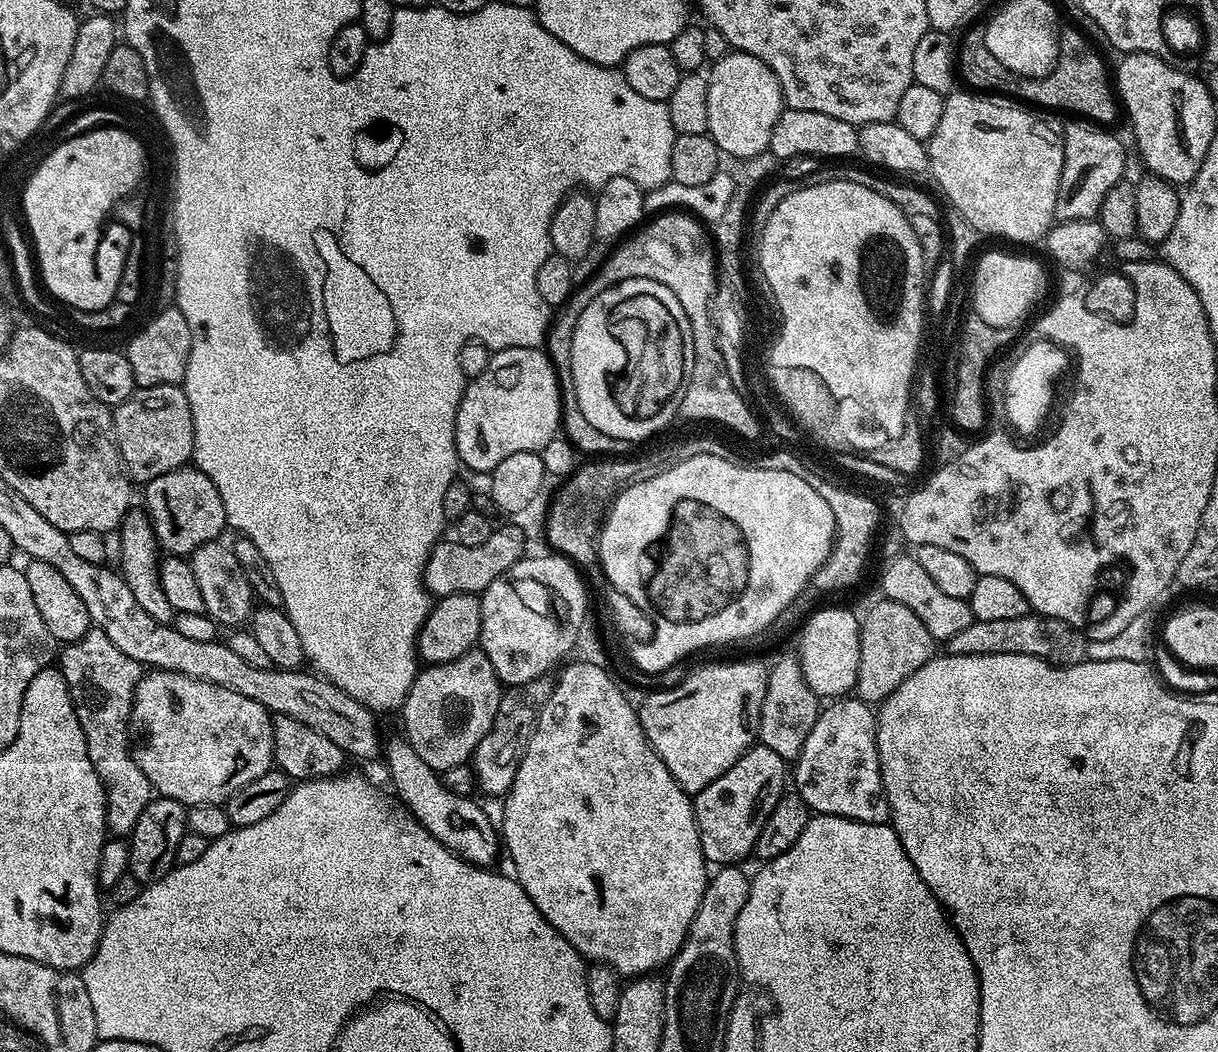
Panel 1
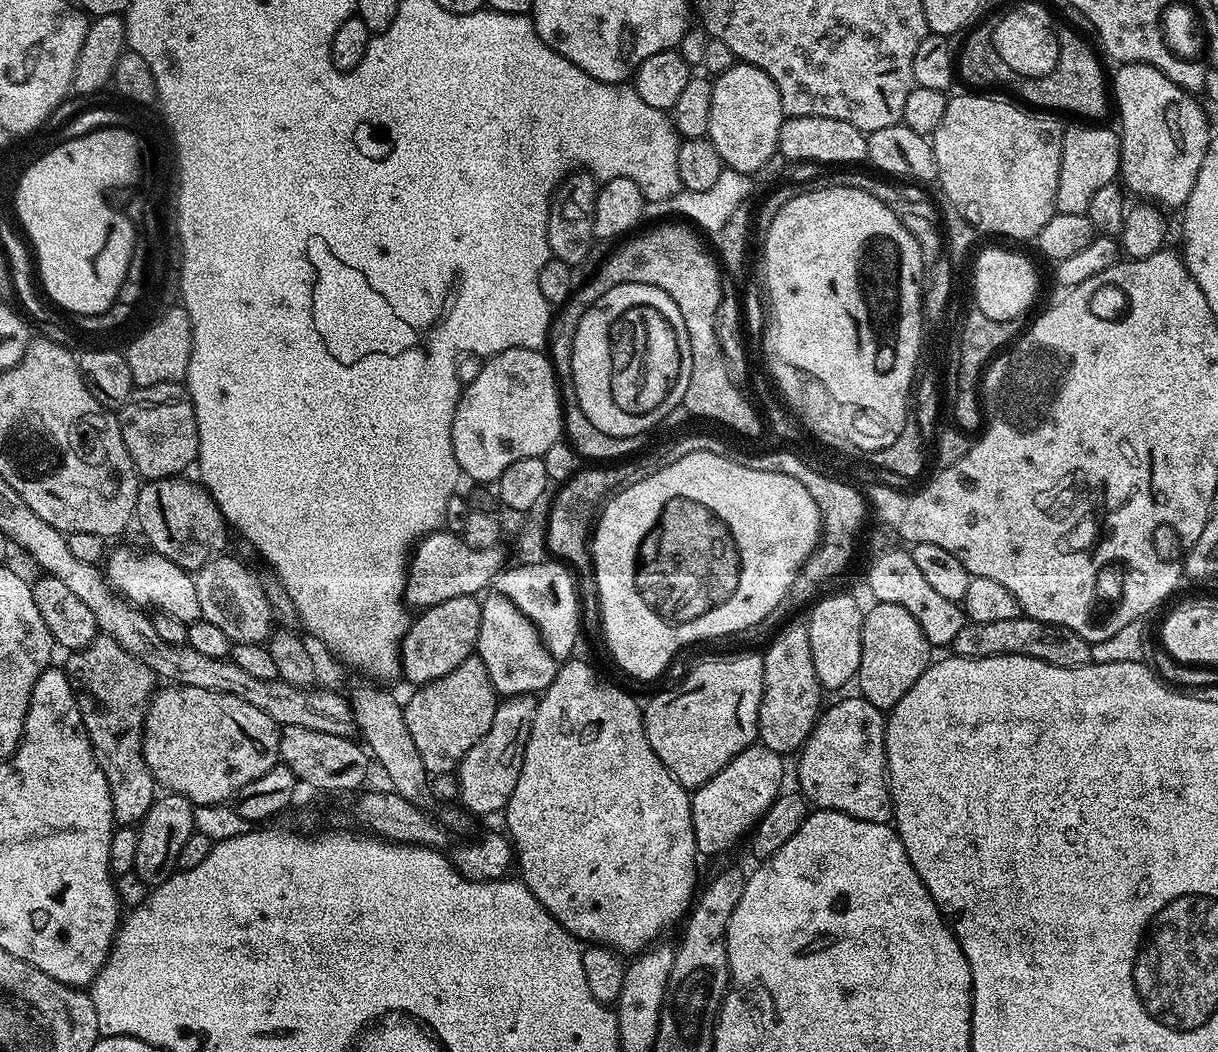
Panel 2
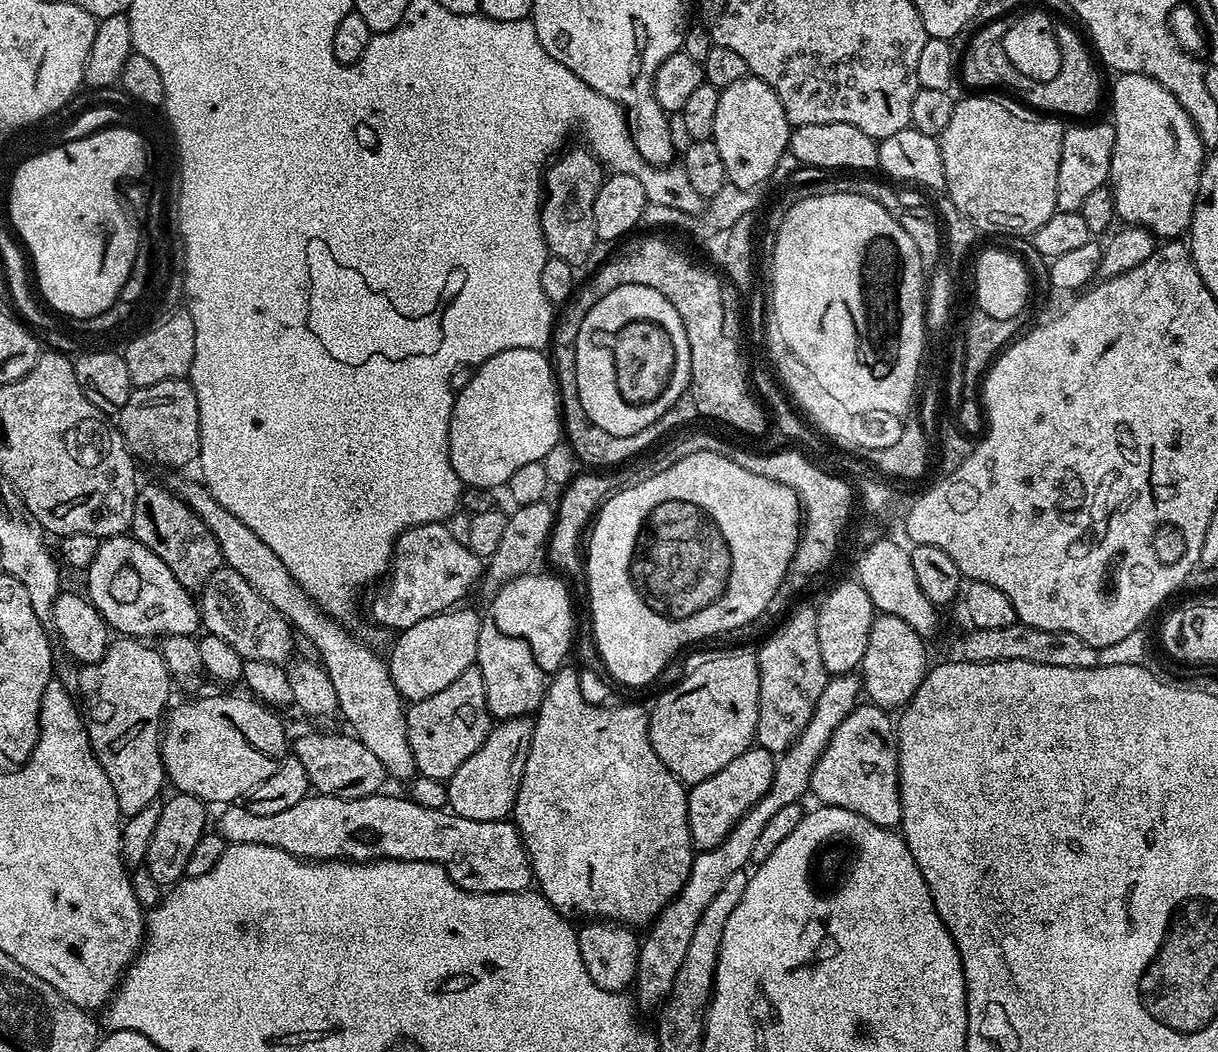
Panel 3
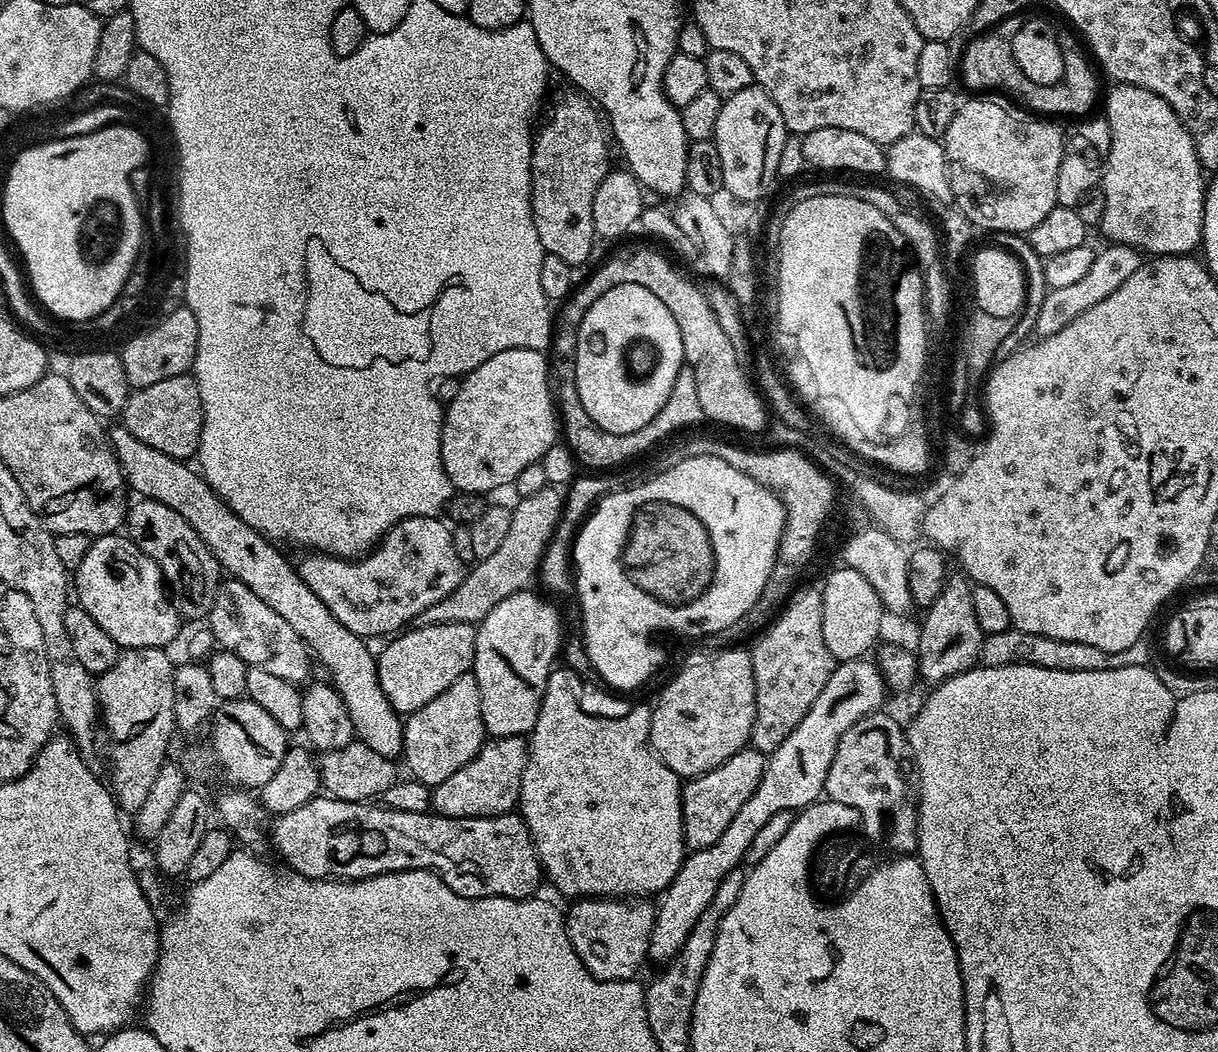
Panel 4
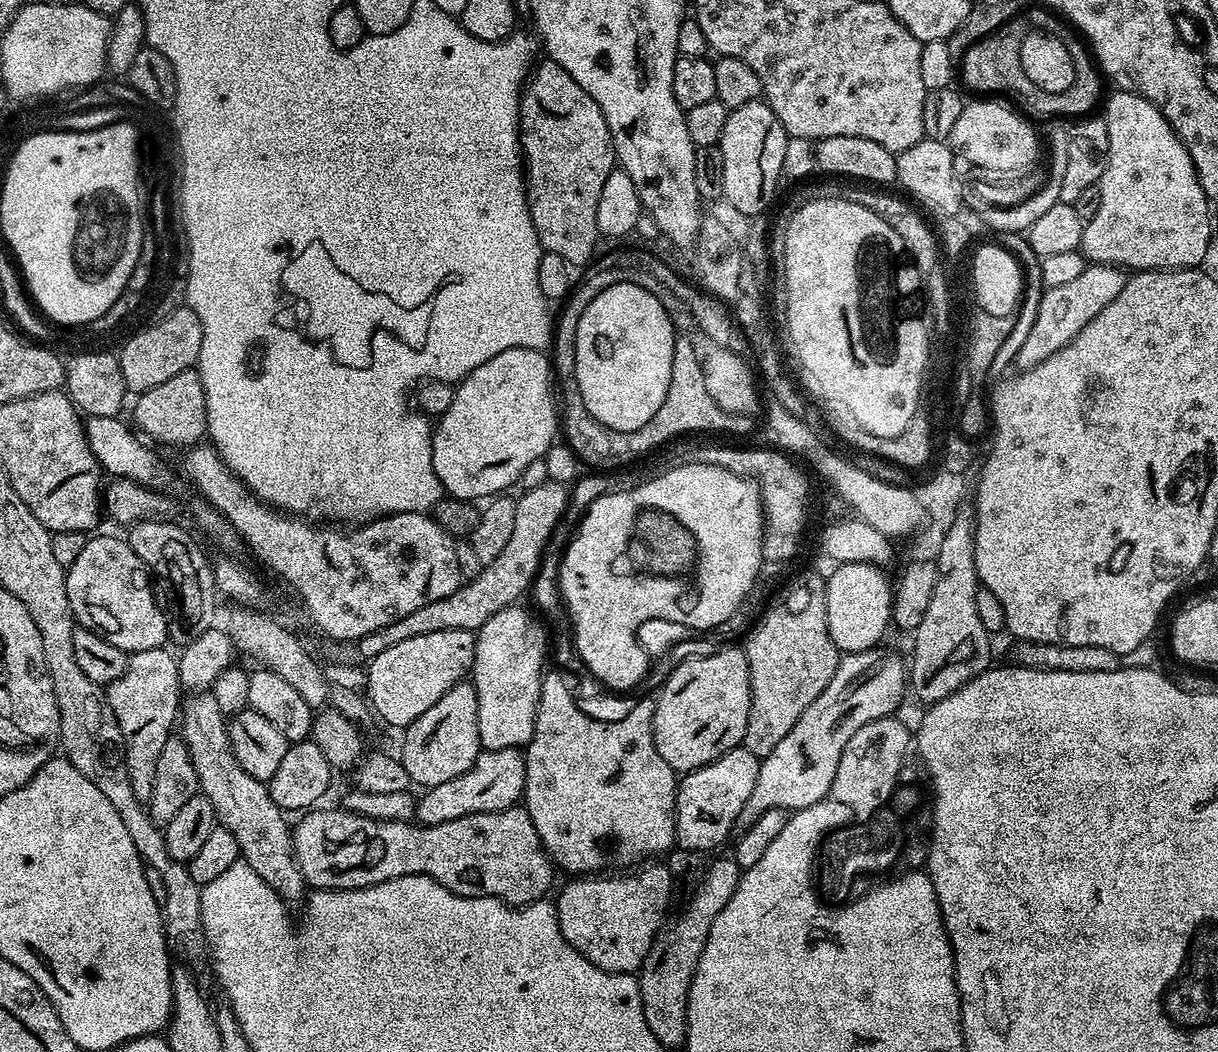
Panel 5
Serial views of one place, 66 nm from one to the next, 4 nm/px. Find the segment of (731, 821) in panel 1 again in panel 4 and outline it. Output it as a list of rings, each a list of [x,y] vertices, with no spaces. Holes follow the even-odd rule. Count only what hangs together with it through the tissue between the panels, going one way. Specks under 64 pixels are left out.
[[[749,746],[743,748],[738,754],[734,754],[726,762],[722,762],[722,766],[718,766],[701,776],[693,776],[683,785],[680,793],[682,798],[682,822],[684,823],[684,842],[689,849],[695,850],[706,846],[714,846],[714,842],[718,842],[722,830],[726,830],[726,826],[730,826],[734,814],[738,814],[738,810],[742,810],[746,798],[750,798],[750,794],[754,794],[754,790],[764,773],[765,763],[765,753]]]

